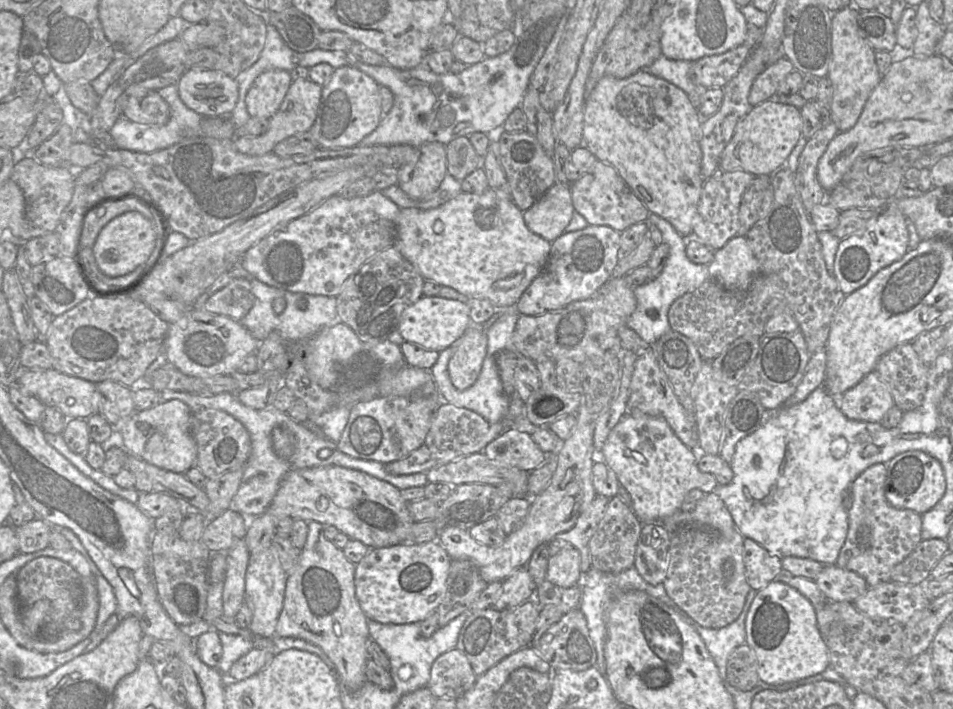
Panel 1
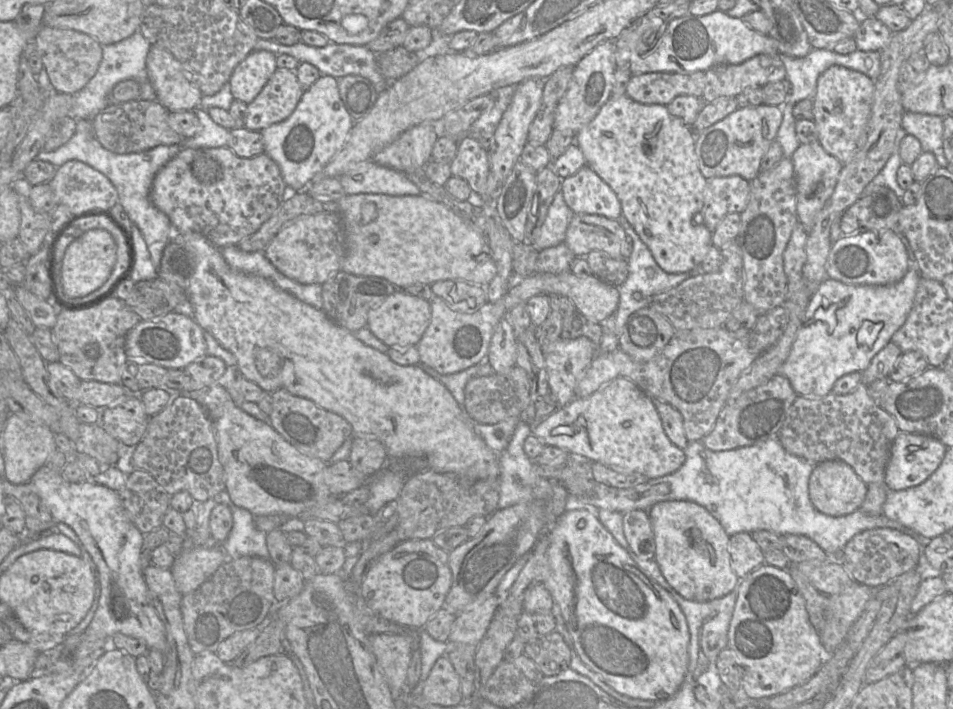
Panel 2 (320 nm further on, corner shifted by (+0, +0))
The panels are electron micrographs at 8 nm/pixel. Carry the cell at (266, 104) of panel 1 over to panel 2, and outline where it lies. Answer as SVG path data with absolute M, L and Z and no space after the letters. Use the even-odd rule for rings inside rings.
M252 50L229 78L231 94L249 104L260 93L277 69L276 55L267 50Z

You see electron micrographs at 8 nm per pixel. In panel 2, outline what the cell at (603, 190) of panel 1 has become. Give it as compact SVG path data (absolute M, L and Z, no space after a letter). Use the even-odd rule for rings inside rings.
M589 166L565 178L560 188L565 203L575 214L599 215L619 219L620 201L611 189Z

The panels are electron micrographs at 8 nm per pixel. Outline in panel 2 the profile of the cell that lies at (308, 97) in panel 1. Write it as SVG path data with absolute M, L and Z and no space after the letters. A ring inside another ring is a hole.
M277 68L260 93L247 104L244 124L249 130L263 130L287 119L304 92L295 71Z

